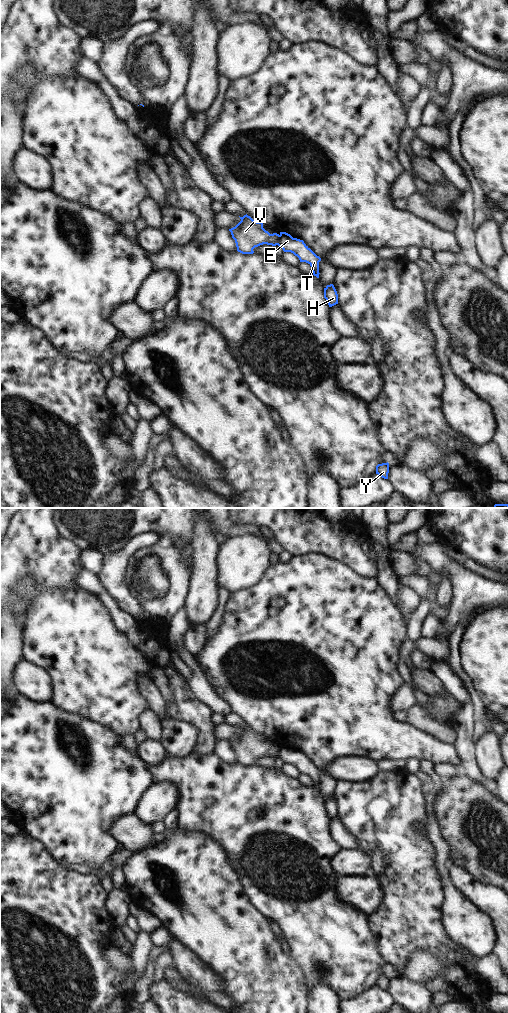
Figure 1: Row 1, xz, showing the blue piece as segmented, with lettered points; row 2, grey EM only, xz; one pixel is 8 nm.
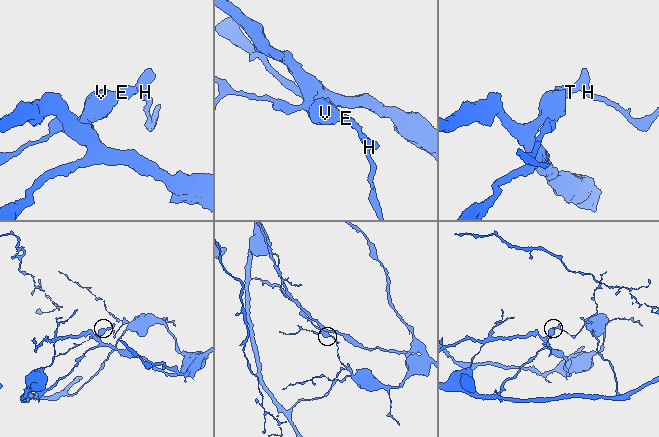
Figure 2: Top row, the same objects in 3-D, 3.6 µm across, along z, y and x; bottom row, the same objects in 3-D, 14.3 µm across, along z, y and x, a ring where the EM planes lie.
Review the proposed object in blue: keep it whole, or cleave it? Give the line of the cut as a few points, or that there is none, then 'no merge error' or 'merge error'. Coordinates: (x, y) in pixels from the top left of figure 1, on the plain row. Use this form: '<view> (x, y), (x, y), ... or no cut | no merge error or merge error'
xz (279, 747), (277, 756) | merge error

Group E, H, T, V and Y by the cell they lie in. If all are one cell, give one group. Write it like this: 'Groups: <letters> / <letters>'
Groups: E H T Y / V.

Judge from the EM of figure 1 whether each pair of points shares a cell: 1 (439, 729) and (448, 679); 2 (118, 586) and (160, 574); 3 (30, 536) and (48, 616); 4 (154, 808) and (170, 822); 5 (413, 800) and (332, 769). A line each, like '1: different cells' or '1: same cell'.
1: different cells
2: different cells
3: different cells
4: different cells
5: different cells

